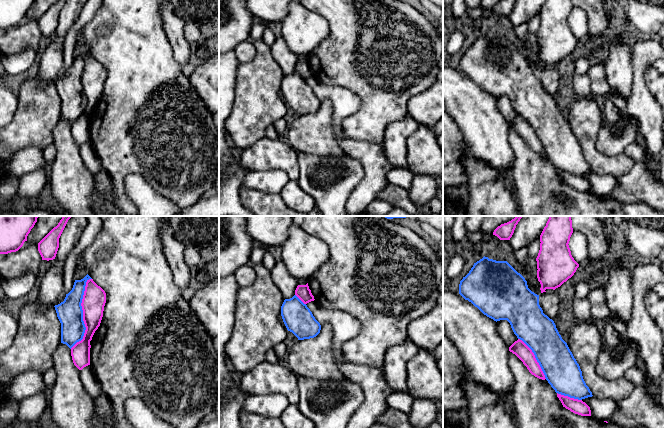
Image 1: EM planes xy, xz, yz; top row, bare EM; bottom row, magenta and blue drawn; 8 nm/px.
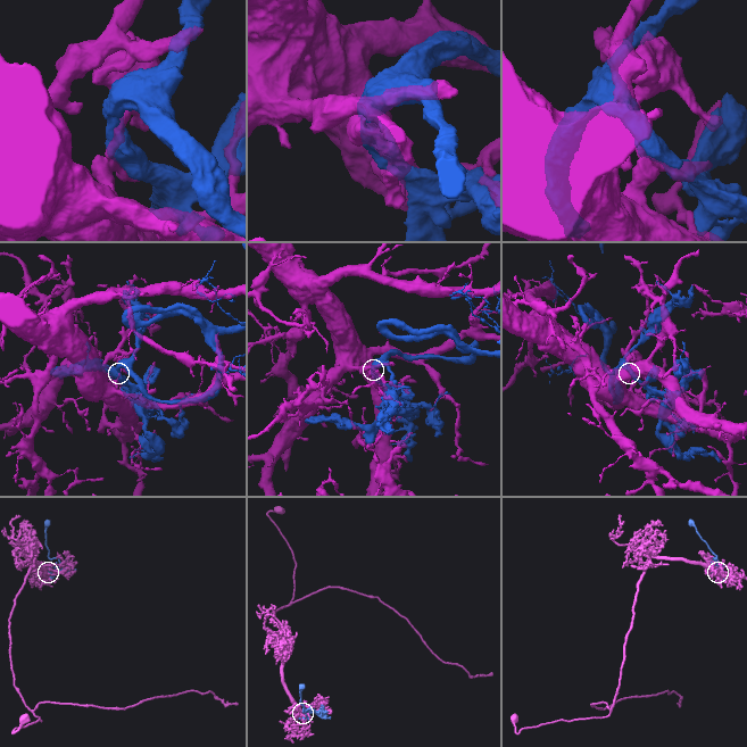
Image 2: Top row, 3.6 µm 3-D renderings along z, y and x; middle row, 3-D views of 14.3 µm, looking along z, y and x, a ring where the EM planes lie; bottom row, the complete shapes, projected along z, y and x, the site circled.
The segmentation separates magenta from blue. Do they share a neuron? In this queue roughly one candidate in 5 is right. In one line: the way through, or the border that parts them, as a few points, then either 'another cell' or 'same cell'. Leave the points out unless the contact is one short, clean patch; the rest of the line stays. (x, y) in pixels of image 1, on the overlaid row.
another cell

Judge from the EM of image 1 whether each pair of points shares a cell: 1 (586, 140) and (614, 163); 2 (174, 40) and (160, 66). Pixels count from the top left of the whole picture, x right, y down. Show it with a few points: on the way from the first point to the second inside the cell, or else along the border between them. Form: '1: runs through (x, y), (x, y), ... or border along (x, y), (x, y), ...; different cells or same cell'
1: runs through (589, 148), (606, 163); same cell
2: border along (162, 24), (172, 49), (172, 56), (183, 66); different cells

